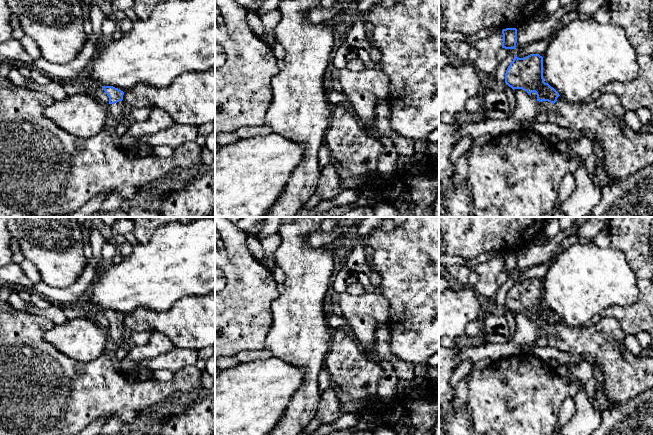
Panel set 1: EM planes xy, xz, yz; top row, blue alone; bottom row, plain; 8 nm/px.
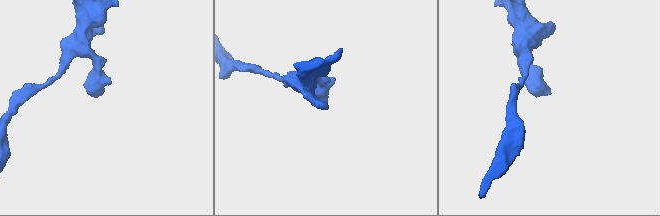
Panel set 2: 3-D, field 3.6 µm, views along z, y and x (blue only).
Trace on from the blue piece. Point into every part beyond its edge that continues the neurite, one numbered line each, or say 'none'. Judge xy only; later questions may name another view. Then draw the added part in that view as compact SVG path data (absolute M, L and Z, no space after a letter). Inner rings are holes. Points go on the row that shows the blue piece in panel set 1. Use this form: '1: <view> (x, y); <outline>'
1: xy (117, 110); M119 101L115 104L109 104L108 111L112 114L112 116L119 121L120 123L125 124L124 119L124 111L125 111L125 101Z

